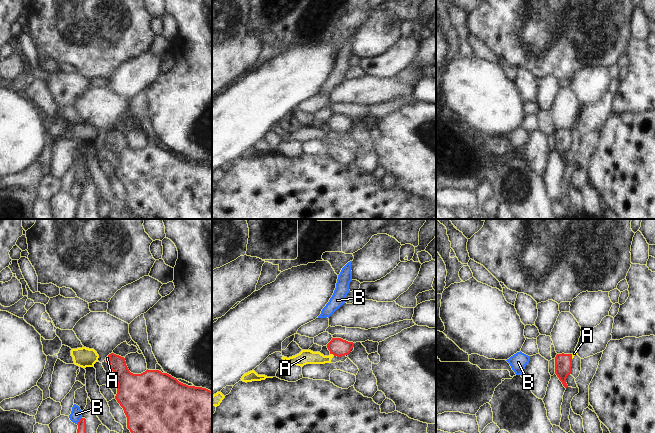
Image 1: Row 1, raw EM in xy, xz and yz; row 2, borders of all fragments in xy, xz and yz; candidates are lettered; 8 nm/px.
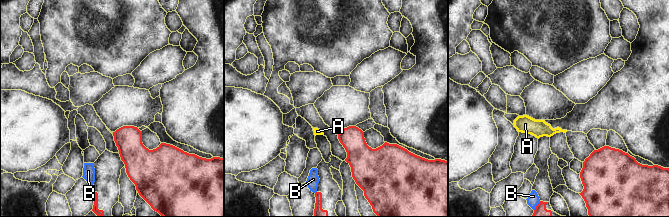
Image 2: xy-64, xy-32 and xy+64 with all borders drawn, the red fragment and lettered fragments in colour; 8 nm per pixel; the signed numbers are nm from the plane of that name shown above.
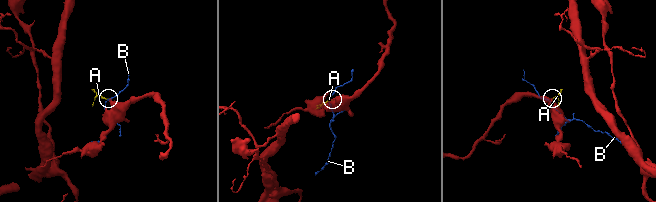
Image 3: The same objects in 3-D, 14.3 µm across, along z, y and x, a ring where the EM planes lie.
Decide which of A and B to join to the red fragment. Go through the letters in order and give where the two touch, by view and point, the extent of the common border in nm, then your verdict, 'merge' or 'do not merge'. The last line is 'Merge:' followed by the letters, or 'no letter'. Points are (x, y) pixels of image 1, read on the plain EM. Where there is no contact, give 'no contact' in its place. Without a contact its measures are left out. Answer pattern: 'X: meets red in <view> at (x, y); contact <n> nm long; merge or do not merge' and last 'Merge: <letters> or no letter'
A: meets red in xz at (332, 129); contact 40 nm long; do not merge
B: meets red in xy at (79, 197); contact 70 nm long; do not merge
Merge: no letter

